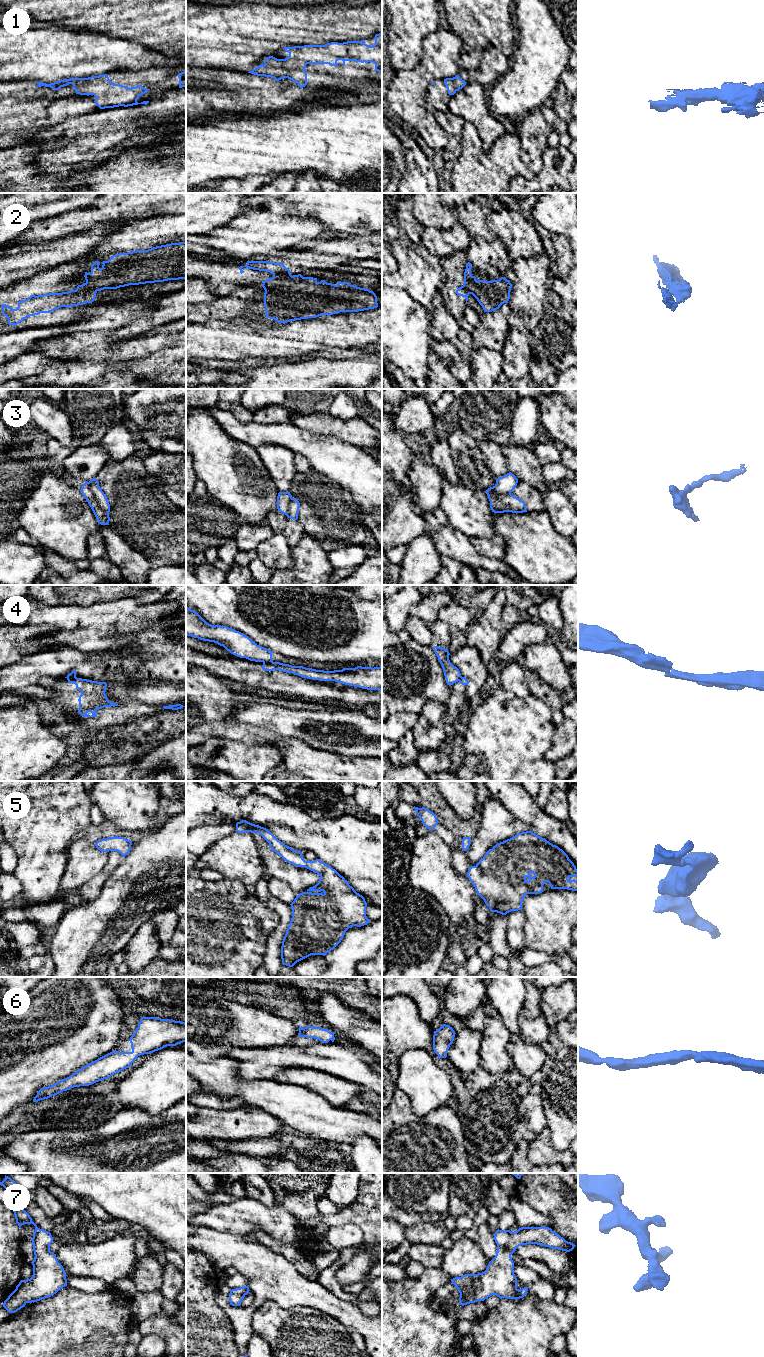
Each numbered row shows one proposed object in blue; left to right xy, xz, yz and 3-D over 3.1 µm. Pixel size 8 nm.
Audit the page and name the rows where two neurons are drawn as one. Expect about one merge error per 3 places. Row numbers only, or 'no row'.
2, 4

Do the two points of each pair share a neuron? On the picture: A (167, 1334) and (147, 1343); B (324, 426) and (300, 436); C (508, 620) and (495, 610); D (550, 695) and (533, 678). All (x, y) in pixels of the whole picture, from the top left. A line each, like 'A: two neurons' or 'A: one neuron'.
A: two neurons
B: two neurons
C: two neurons
D: one neuron

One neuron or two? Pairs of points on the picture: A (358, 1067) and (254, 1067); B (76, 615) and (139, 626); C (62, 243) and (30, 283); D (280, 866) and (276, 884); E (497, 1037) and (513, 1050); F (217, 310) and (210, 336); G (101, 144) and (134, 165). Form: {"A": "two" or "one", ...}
{"A": "one", "B": "one", "C": "two", "D": "two", "E": "two", "F": "two", "G": "two"}

